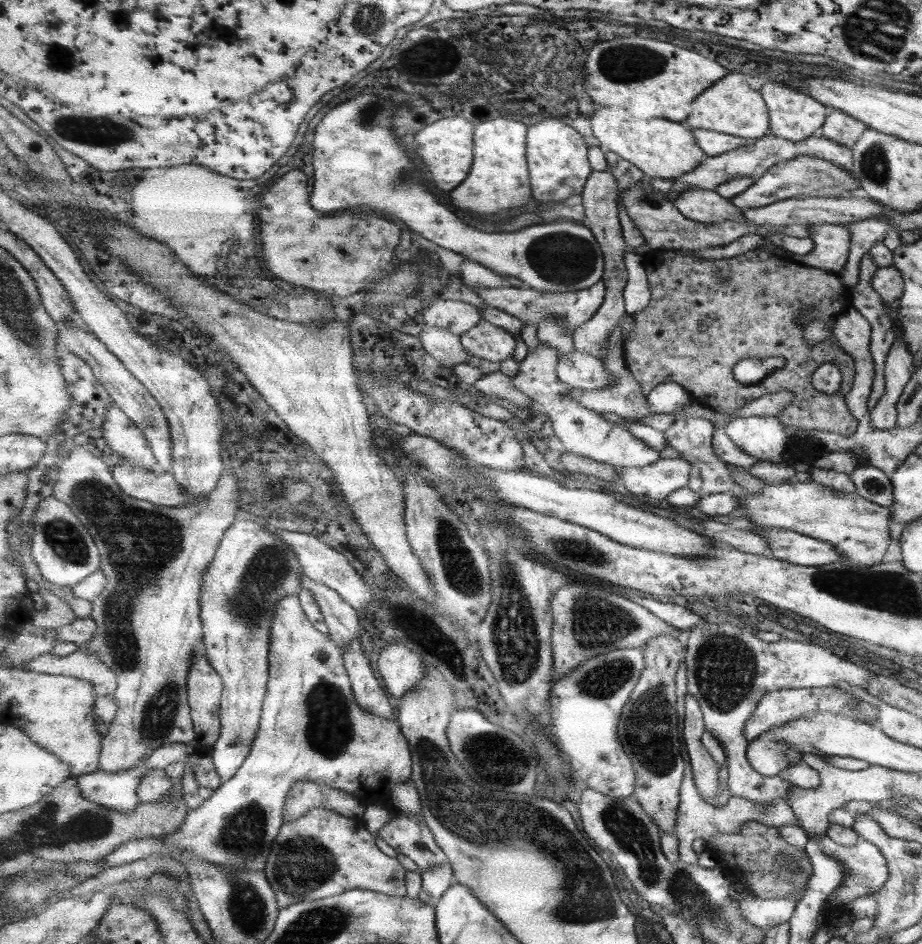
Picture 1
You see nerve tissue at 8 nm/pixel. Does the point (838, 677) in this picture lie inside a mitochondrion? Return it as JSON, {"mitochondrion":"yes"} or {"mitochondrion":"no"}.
{"mitochondrion":"no"}

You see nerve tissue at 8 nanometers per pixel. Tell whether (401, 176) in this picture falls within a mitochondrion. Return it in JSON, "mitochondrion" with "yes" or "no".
{"mitochondrion":"yes"}

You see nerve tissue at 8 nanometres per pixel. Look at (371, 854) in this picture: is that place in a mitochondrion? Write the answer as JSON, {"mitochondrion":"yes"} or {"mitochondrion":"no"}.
{"mitochondrion":"no"}

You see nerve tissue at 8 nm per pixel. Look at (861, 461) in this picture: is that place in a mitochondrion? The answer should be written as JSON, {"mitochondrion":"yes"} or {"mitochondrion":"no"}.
{"mitochondrion":"no"}

